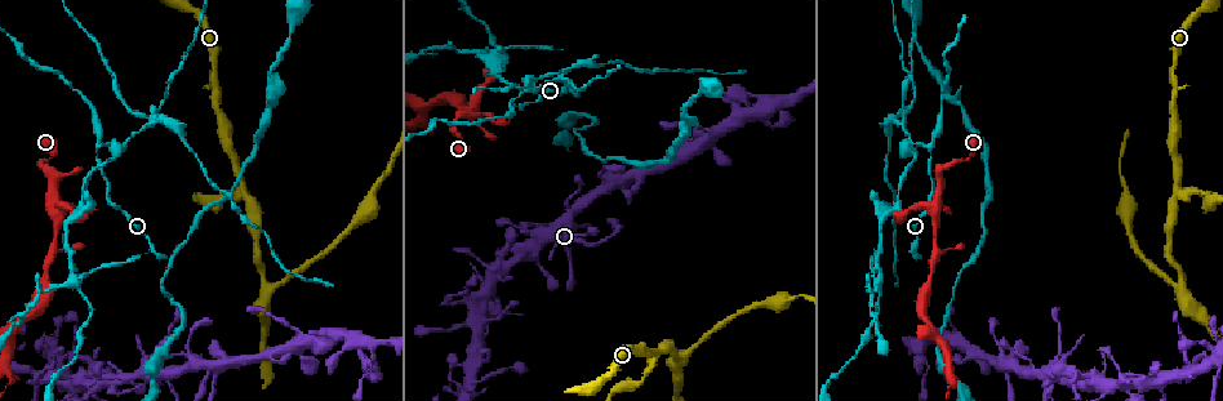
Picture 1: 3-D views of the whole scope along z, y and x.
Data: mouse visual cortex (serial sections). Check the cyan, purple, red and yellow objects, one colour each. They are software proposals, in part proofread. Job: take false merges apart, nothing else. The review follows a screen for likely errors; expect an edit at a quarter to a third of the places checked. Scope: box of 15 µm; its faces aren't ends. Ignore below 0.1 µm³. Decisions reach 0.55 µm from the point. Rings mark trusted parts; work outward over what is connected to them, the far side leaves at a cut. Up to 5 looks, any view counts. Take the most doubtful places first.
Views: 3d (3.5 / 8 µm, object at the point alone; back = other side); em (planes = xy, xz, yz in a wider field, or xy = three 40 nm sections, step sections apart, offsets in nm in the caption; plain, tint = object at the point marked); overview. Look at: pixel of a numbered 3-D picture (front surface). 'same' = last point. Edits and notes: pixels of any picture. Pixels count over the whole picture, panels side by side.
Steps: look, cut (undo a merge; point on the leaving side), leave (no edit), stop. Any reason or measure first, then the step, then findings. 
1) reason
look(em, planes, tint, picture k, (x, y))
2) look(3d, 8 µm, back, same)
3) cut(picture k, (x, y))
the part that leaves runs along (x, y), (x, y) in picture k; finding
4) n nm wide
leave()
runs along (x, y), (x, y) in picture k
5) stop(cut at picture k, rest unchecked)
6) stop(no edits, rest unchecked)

a fork
look(3d, 8 µm, picture 1, (509, 108))

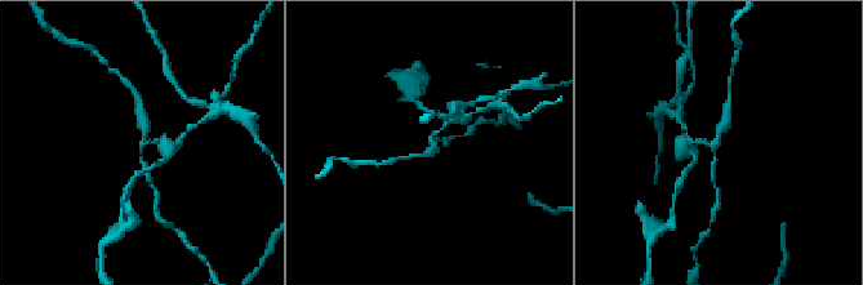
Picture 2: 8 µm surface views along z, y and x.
3 arms; arms of 150, 150, 300 nm; shape alone is not enough
look(em, xy, step 5, tint, picture 2, (431, 139))

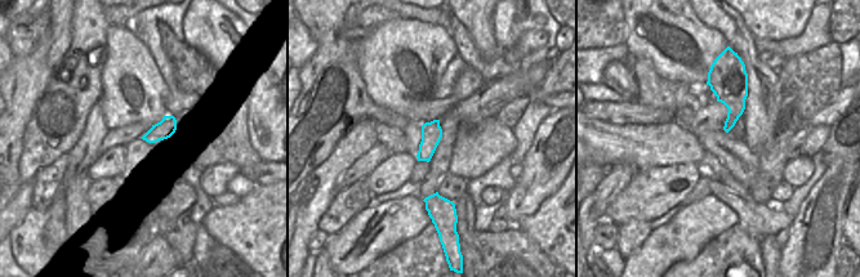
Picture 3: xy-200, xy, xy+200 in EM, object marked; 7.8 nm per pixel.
leave()
runs along (715, 182), (715, 147), (686, 142) in picture 2; one cell here

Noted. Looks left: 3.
looks like a crossing
look(3d, 3.5 µm, picture 1, (563, 74))

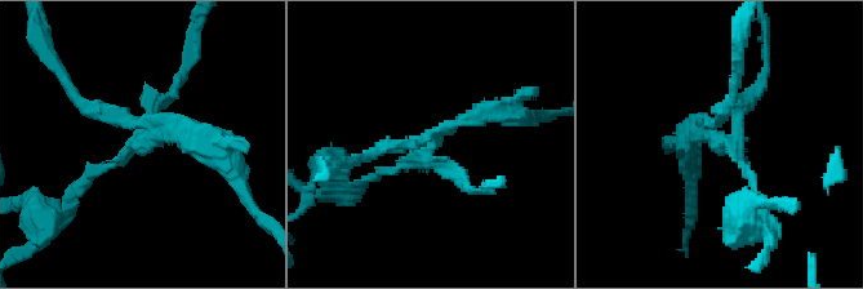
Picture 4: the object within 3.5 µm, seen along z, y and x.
4 arms; arms of 150, 150, 150, 250 nm
look(em, planes, tint, picture 4, (715, 133))

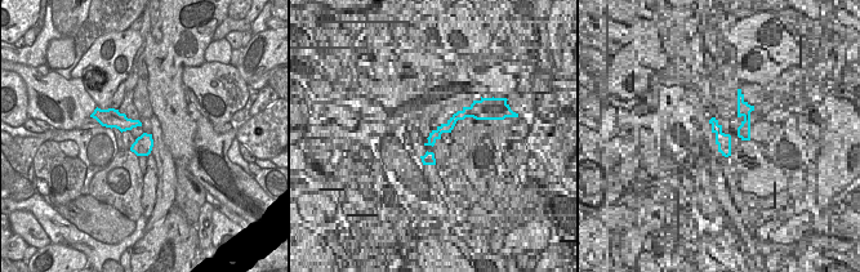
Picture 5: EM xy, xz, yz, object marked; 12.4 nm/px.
leave()
runs along (374, 177), (462, 118), (510, 111) in picture 4; one cell here

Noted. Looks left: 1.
stop(no edits, rest unchecked)

